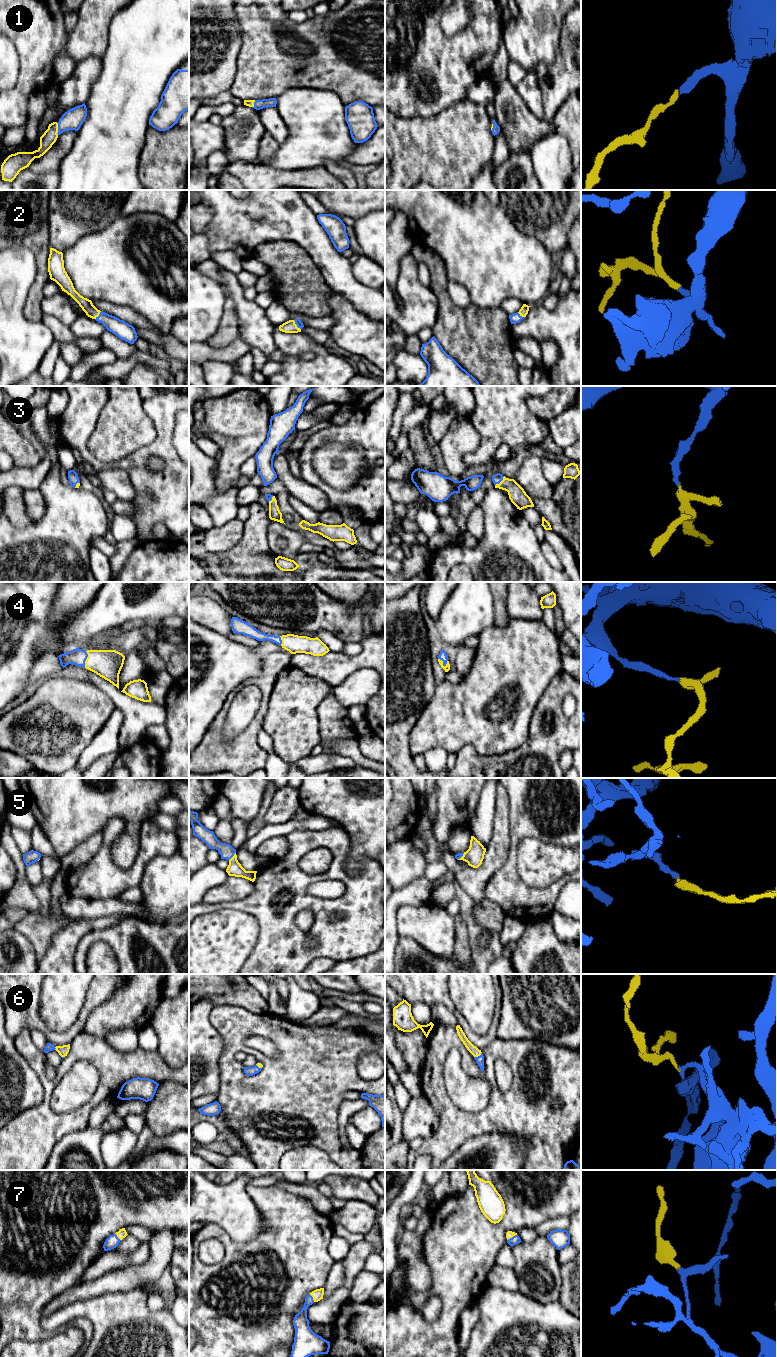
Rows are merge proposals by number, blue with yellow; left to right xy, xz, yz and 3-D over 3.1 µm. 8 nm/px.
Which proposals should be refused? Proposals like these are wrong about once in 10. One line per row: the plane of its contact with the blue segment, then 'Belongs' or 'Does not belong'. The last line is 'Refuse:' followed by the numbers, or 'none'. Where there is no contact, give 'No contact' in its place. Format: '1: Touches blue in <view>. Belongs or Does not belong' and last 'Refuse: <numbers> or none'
1: Touches blue in xy. Belongs
2: Touches blue in xz. Belongs
3: Touches blue in yz. Belongs
4: Touches blue in yz. Belongs
5: Touches blue in xz. Belongs
6: Touches blue in yz. Belongs
7: Touches blue in yz. Belongs
Refuse: none

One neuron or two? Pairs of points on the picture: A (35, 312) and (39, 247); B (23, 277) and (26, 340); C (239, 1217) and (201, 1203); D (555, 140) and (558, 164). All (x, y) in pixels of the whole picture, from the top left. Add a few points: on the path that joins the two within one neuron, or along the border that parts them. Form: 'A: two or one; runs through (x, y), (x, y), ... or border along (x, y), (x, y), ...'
A: one; runs through (35, 296), (37, 285), (41, 279), (41, 263)
B: one; runs through (15, 293), (15, 324)
C: one; runs through (230, 1208), (227, 1205), (210, 1203)
D: one; runs through (555, 146), (555, 158)

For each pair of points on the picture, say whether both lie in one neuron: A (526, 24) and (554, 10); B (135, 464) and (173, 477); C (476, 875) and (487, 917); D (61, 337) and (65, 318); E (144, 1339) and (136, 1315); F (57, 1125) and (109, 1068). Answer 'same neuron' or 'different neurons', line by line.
A: same neuron
B: same neuron
C: different neurons
D: different neurons
E: same neuron
F: same neuron

